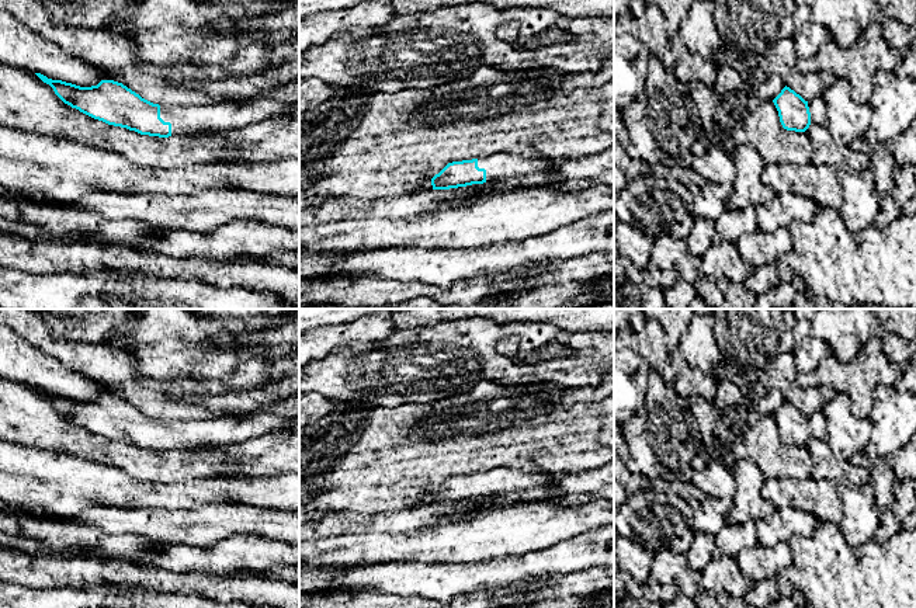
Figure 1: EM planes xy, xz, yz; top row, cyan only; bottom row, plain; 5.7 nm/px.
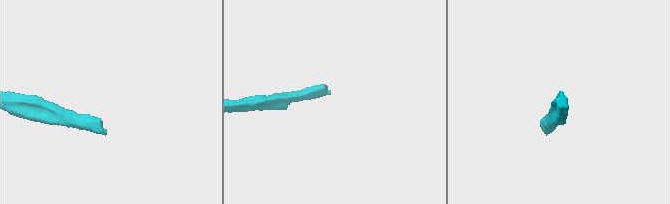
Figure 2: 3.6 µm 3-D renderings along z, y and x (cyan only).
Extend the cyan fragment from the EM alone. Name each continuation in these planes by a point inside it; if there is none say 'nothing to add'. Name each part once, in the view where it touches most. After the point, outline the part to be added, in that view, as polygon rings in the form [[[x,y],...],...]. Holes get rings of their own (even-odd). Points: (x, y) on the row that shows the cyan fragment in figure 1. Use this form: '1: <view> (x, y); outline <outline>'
1: xz (505, 170); outline [[[503,152],[478,159],[478,167],[486,170],[486,181],[472,185],[490,184],[495,187],[496,194],[518,187],[558,183],[561,180],[556,163],[547,157],[525,157]]]

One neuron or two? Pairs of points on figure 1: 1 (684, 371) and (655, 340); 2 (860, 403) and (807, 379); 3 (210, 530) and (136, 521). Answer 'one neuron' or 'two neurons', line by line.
1: one neuron
2: one neuron
3: one neuron

